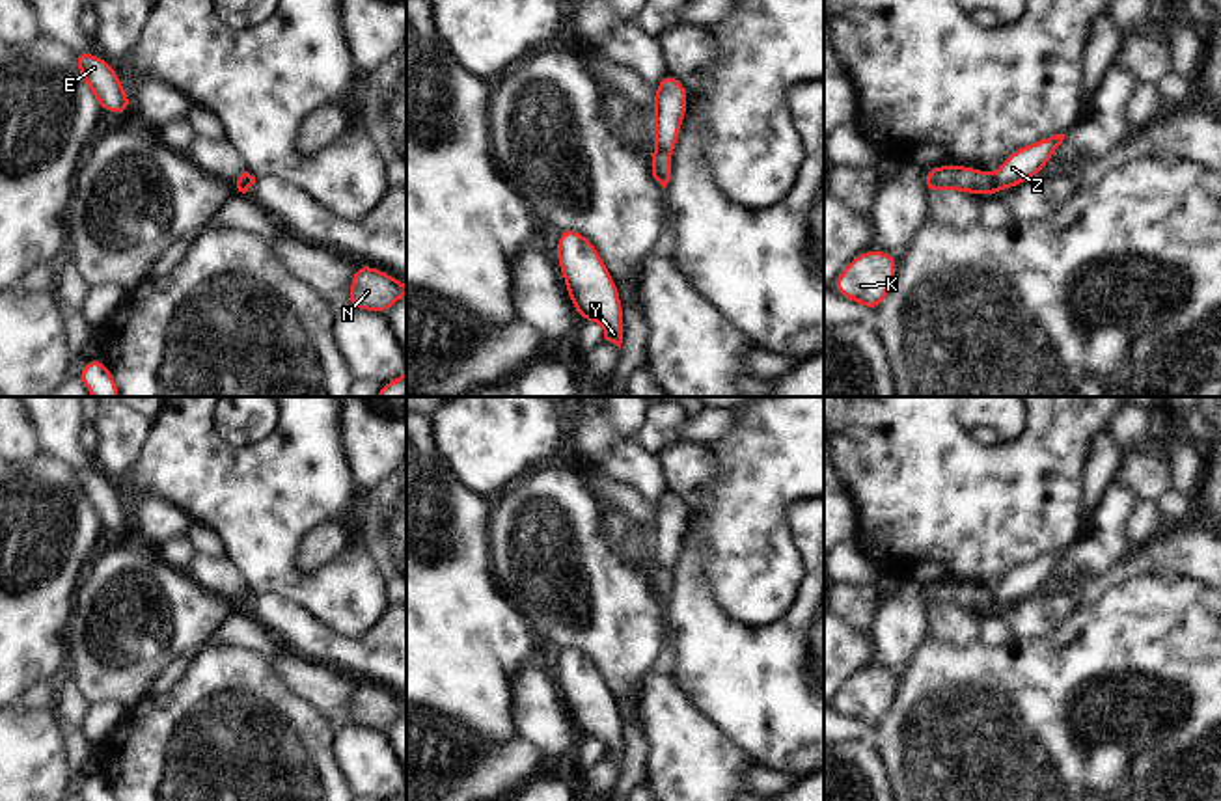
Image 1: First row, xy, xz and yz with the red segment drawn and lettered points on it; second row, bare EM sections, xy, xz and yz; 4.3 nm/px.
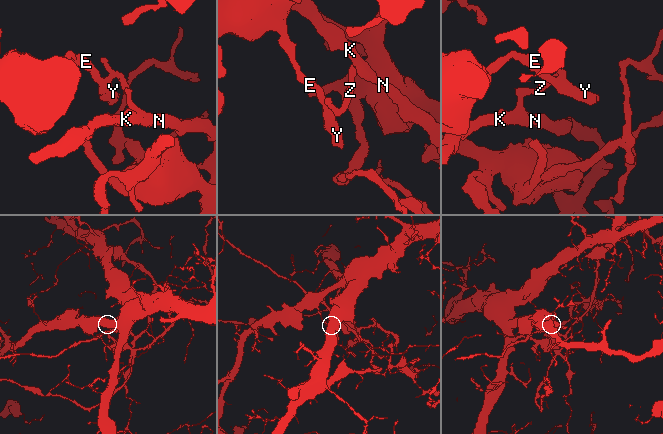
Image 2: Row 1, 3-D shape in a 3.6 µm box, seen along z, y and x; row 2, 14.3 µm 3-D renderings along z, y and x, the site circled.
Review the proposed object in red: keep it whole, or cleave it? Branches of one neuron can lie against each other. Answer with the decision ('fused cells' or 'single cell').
fused cells

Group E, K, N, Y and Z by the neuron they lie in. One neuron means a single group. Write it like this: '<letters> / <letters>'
E Y Z / K N

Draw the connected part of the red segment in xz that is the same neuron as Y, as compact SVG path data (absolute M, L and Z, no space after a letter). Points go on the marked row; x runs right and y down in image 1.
M561 229L557 238L557 265L580 320L604 326L604 339L621 348L624 337L623 304L593 242L578 231Z

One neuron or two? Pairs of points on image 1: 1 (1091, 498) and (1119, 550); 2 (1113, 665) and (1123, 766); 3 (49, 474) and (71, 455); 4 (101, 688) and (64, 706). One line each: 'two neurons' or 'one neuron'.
1: two neurons
2: one neuron
3: two neurons
4: two neurons

